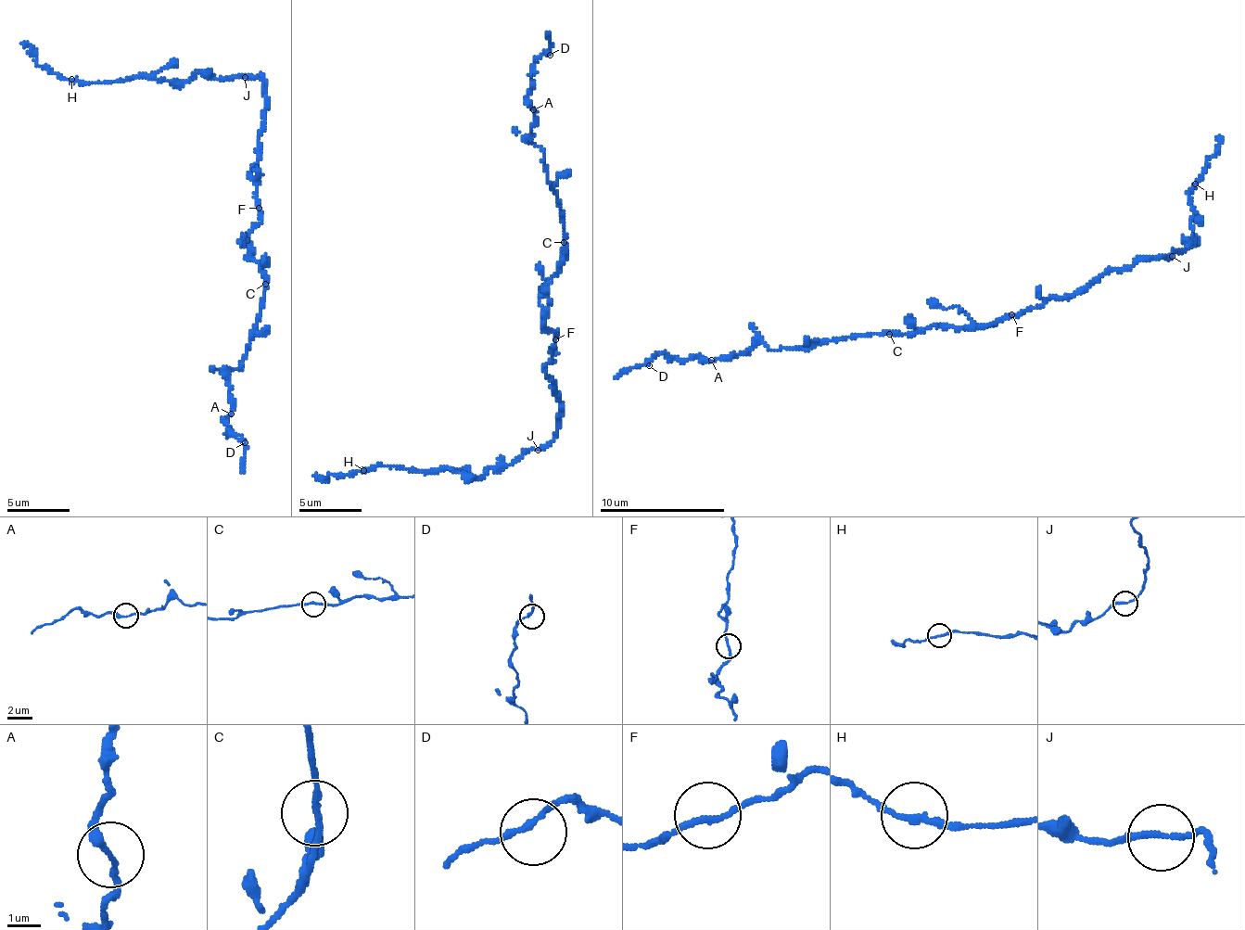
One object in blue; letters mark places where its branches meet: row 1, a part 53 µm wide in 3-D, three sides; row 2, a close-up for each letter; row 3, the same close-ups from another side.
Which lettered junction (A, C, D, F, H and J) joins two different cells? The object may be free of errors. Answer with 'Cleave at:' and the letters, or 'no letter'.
Cleave at: no letter

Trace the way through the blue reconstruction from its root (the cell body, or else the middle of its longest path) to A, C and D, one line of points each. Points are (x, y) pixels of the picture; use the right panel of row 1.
A: (1015, 314), (987, 326), (931, 325), (905, 334), (868, 334), (778, 350), (762, 343), (712, 362)
C: (1015, 314), (1006, 314), (987, 326), (931, 325), (915, 328), (905, 334), (889, 334)
D: (1015, 314), (987, 326), (931, 325), (778, 350), (762, 343), (712, 362), (659, 352), (649, 365)

